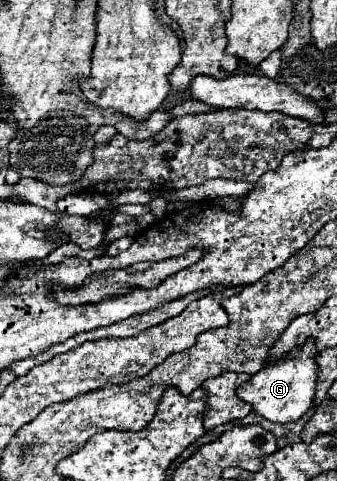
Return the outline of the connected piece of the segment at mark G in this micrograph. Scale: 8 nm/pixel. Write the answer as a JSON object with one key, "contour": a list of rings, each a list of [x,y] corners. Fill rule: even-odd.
{"contour":[[[304,344],[302,350],[296,350],[292,354],[288,354],[282,362],[270,364],[266,368],[262,368],[262,372],[256,372],[248,382],[244,382],[238,390],[236,396],[250,404],[252,410],[270,420],[270,422],[278,422],[278,424],[288,424],[298,420],[300,416],[304,416],[314,400],[314,380],[316,380],[316,346],[314,344]]]}

